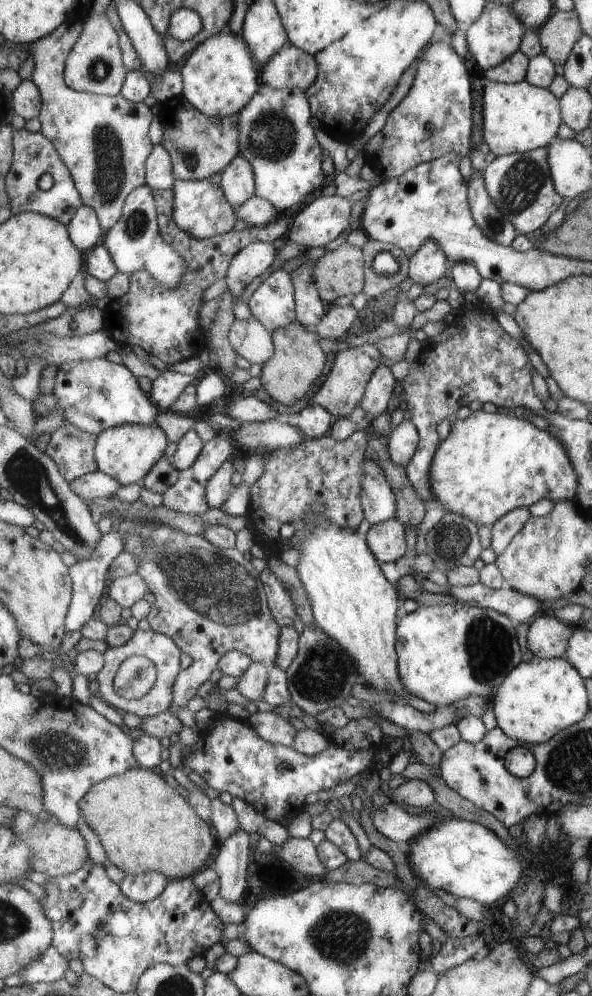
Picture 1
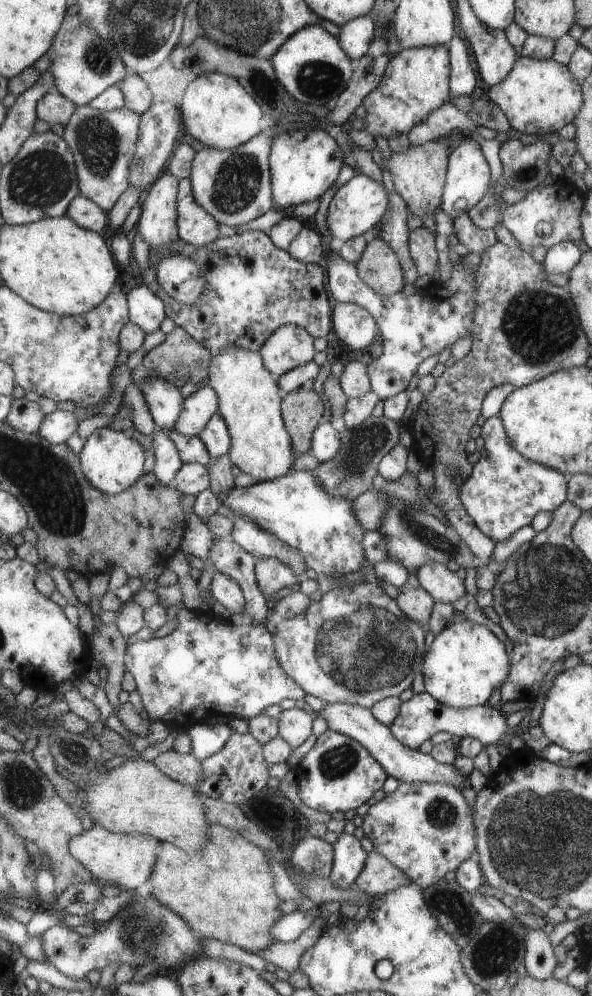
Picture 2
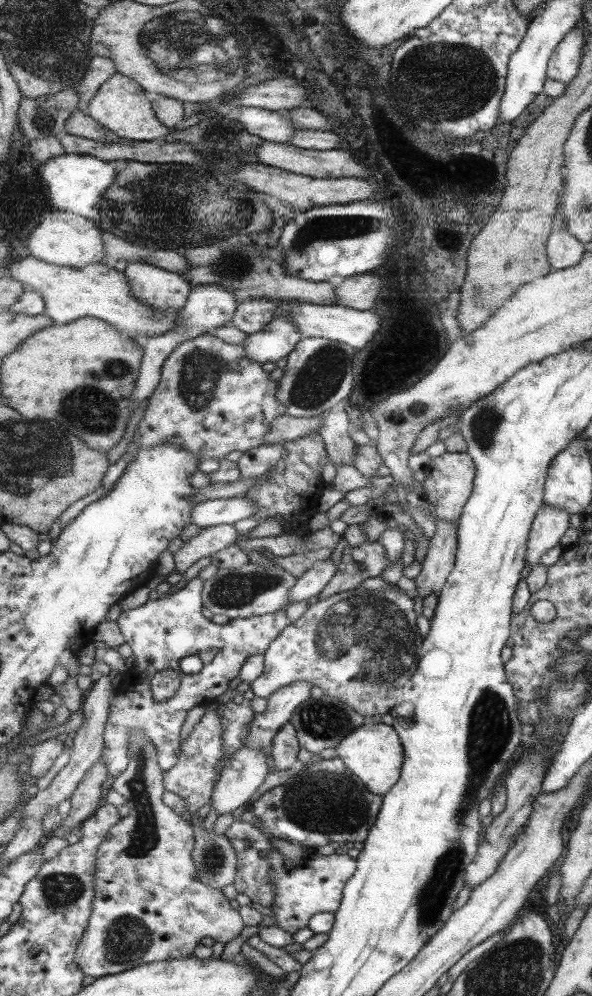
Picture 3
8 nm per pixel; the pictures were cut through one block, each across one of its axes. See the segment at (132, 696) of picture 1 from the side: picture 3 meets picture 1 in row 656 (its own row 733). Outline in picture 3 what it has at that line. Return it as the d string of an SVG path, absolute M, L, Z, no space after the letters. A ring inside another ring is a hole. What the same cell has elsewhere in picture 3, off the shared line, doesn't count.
M134 732L129 742L132 762L128 771L117 777L111 785L128 800L130 814L122 820L122 824L114 828L114 832L101 846L96 874L98 896L76 962L86 976L98 979L120 975L142 964L192 955L202 938L213 938L215 942L226 944L238 938L244 930L244 922L238 910L228 904L228 898L222 891L202 884L195 876L192 852L197 840L196 834L184 818L162 804L162 794L166 790L165 784L162 784L156 746L144 736L144 732Z

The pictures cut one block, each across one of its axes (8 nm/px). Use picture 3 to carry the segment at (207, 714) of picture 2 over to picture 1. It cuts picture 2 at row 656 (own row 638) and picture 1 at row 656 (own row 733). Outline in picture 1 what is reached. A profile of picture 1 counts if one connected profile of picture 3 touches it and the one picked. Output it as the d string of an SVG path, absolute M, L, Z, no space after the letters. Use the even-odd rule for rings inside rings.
M138 630L134 634L134 638L132 638L132 640L130 640L126 645L123 645L122 647L110 646L105 652L107 664L97 676L97 679L101 684L99 695L102 696L102 699L109 706L115 708L120 713L133 713L142 719L161 714L162 712L167 711L167 708L170 705L171 689L180 672L181 654L182 652L180 651L180 648L174 643L172 638L153 631L143 632ZM134 656L144 656L153 662L157 668L157 681L153 685L152 690L150 690L145 696L142 696L140 699L130 701L124 699L116 691L115 681L123 664Z

